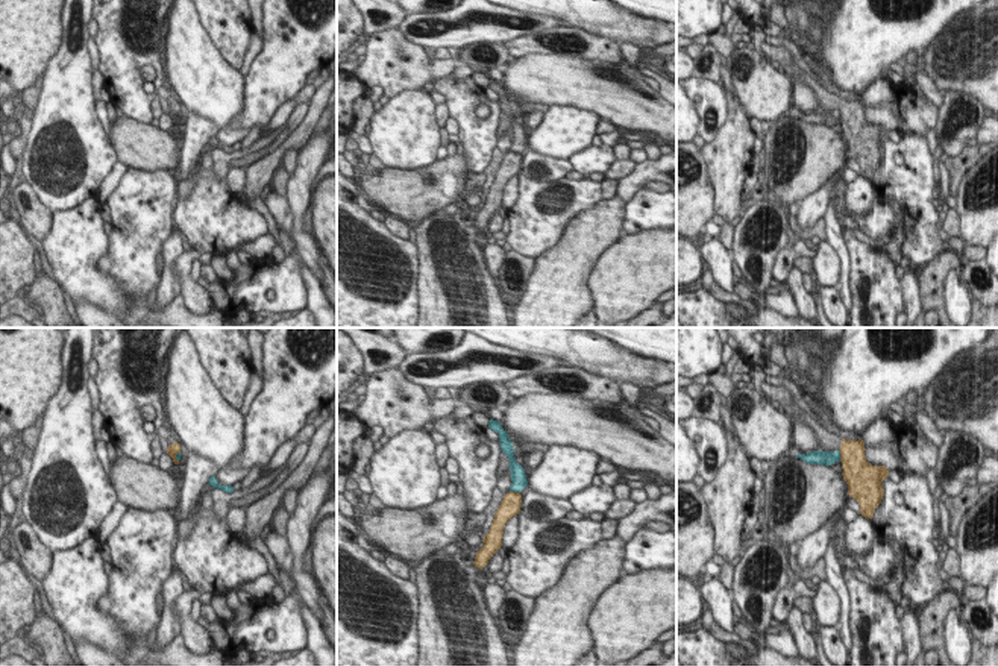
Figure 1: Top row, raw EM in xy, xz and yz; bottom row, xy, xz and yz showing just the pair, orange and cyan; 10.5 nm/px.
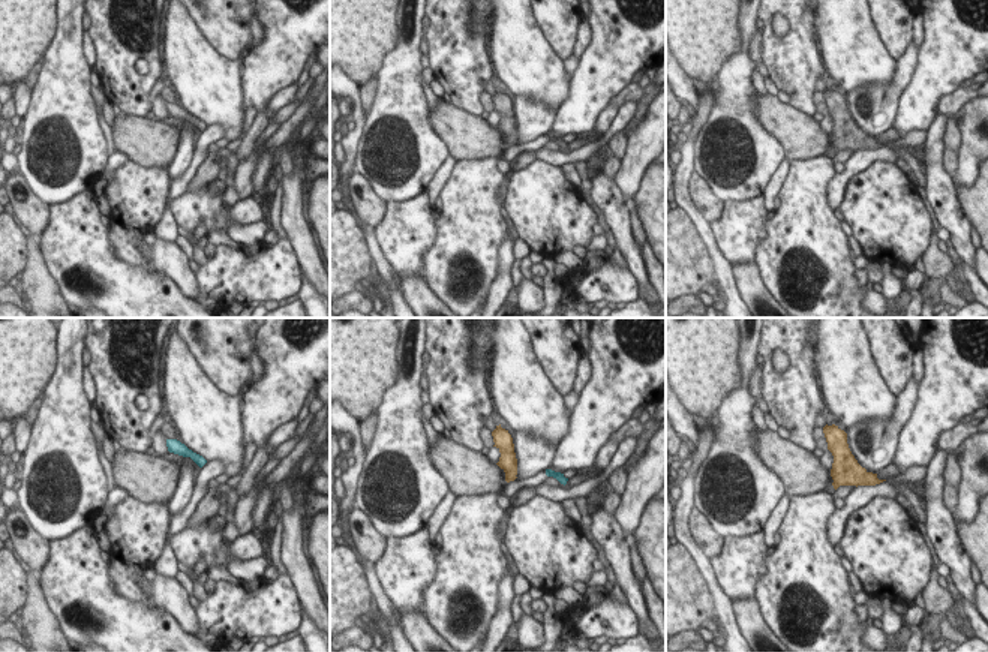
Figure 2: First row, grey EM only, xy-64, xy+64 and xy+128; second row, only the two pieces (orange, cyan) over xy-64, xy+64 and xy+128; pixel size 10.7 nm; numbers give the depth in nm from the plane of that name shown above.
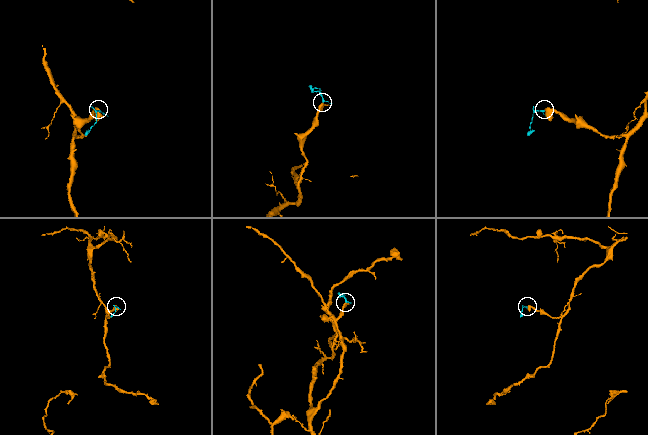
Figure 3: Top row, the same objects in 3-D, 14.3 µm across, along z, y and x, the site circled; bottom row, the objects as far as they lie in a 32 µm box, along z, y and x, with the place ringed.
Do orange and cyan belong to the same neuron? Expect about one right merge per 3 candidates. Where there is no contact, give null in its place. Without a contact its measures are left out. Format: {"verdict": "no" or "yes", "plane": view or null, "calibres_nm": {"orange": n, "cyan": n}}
{"verdict": "no", "plane": "yz", "calibres_nm": {"orange": 320, "cyan": 160}}

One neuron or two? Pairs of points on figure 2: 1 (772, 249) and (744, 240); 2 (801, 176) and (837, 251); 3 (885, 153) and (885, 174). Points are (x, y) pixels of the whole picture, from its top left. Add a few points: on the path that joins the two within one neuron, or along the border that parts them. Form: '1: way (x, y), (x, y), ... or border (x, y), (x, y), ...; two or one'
1: border (763, 239), (757, 246), (753, 261); two
2: way (804, 194), (804, 218), (819, 233); one
3: border (894, 162), (871, 162), (853, 176); two

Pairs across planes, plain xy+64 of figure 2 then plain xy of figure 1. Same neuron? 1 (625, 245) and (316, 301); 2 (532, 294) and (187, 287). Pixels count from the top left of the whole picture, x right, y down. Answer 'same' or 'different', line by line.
1: same
2: same

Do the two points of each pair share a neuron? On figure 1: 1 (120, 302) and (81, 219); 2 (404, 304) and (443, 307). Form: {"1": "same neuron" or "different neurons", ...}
{"1": "same neuron", "2": "different neurons"}

